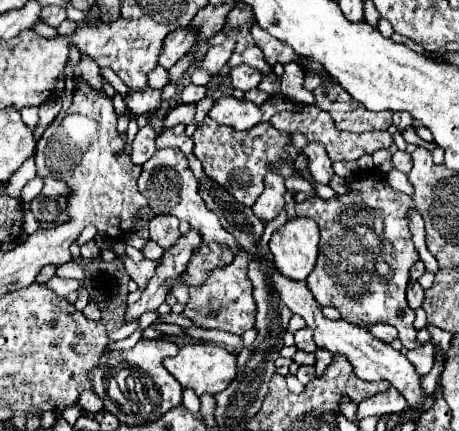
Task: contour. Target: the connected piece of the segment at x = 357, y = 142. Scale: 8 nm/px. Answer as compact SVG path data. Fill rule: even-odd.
M303 106L299 114L291 112L279 112L269 120L271 126L275 126L281 132L301 132L309 142L321 142L327 148L327 156L337 162L337 160L359 160L363 154L373 154L375 150L389 148L393 144L393 138L389 132L365 132L365 134L351 134L351 132L341 132L333 126L333 120L329 114L323 110L317 110L315 106Z

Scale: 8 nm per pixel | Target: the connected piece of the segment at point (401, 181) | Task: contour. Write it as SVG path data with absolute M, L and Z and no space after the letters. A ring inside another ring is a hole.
M391 170L391 172L387 174L387 182L389 182L389 186L391 186L393 190L397 190L397 192L403 192L403 194L407 194L407 196L413 194L413 186L411 186L411 182L407 180L407 174L403 174L403 172L399 172L399 170Z

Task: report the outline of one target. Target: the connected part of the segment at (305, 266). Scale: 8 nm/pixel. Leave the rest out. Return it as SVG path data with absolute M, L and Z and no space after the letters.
M295 216L273 232L269 240L277 270L291 280L305 280L319 254L319 226L311 218Z

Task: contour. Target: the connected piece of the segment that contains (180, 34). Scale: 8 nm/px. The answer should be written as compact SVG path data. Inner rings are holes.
M187 28L175 30L173 34L169 34L169 36L165 38L157 64L163 66L163 68L175 66L175 62L177 62L177 60L189 50L189 46L193 46L193 44L195 44L195 34L193 34L193 32L189 32Z

